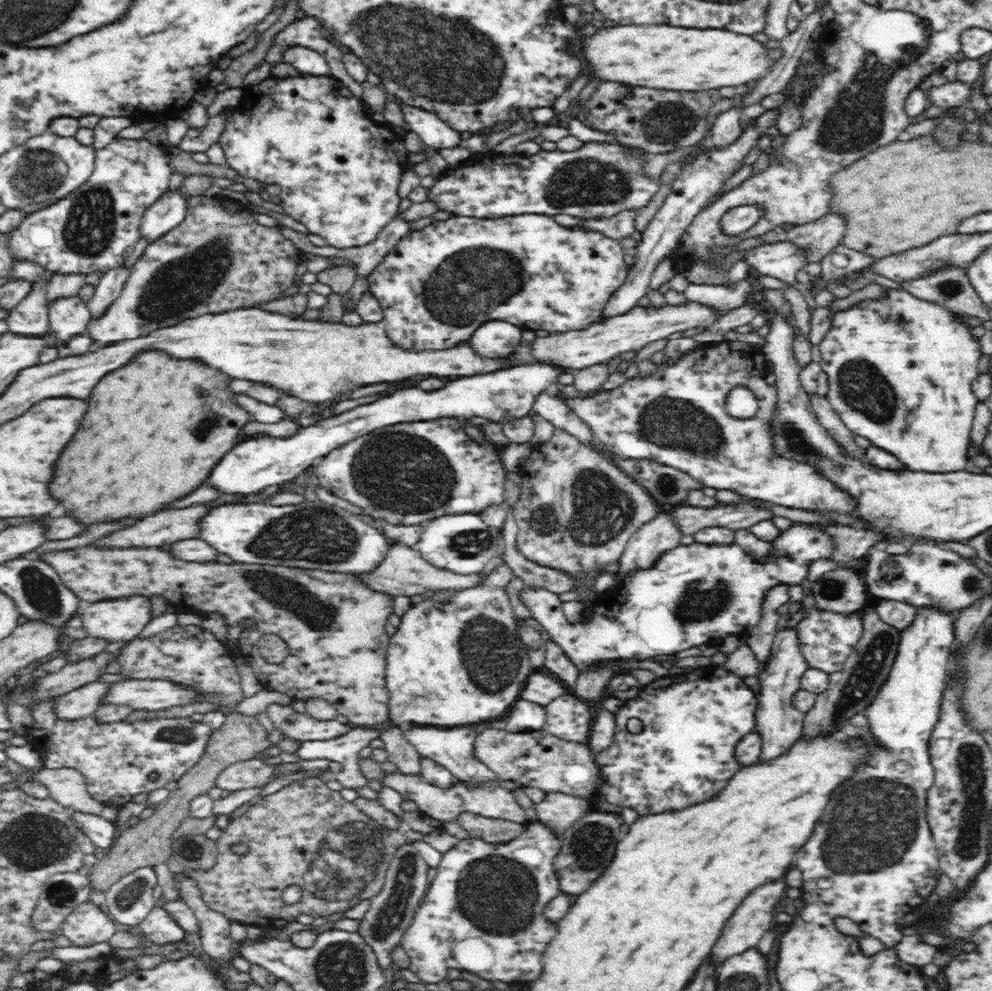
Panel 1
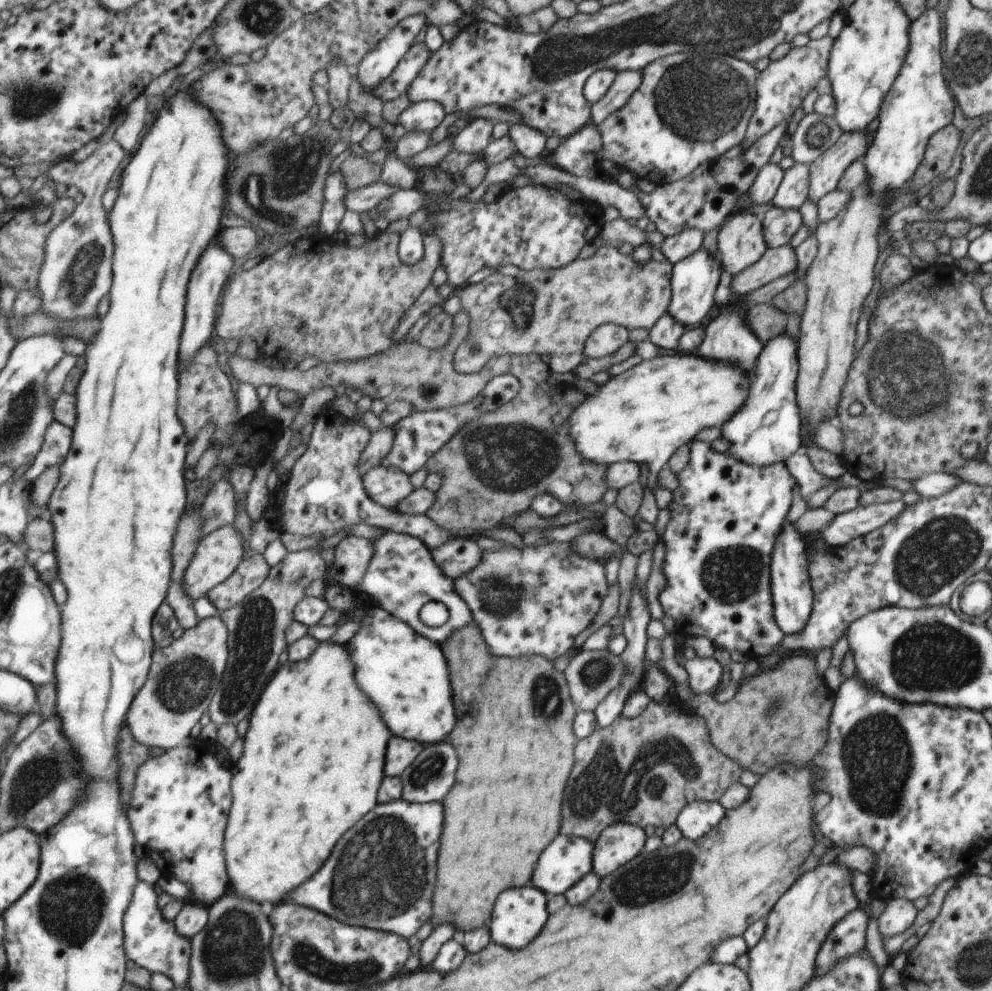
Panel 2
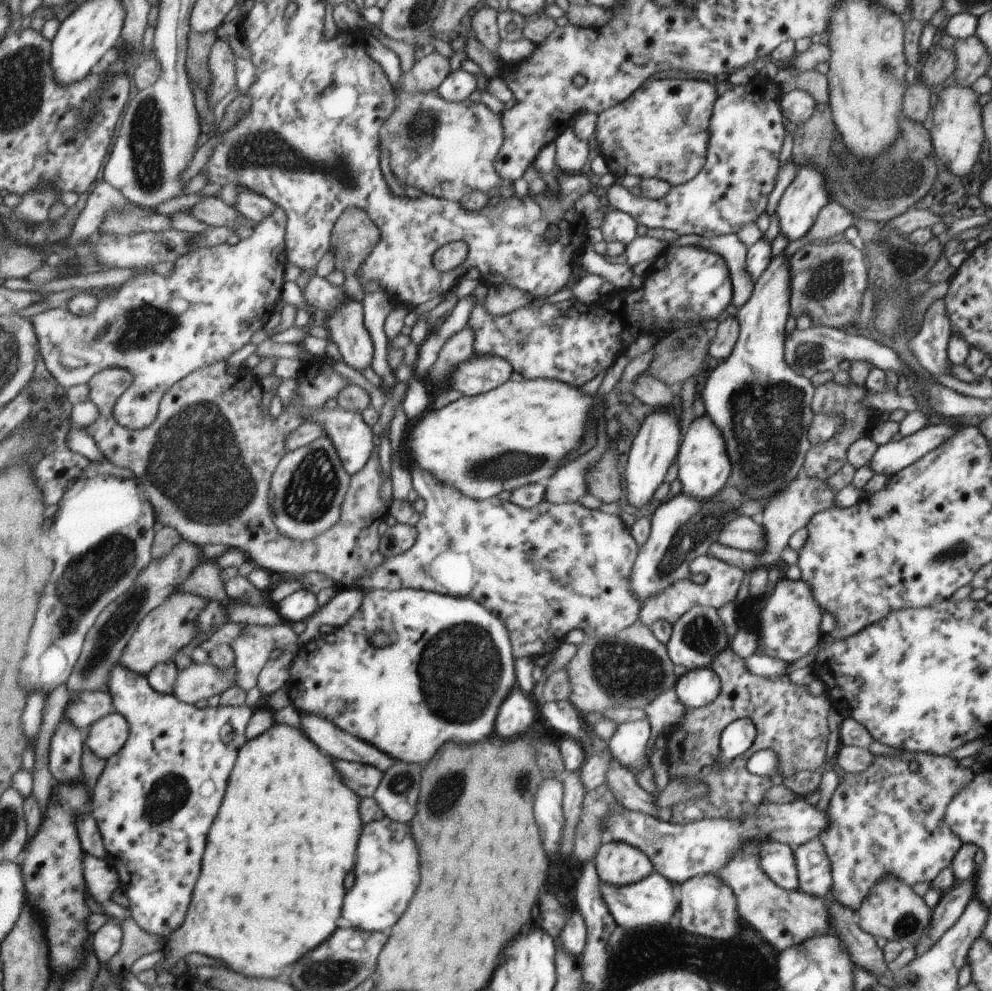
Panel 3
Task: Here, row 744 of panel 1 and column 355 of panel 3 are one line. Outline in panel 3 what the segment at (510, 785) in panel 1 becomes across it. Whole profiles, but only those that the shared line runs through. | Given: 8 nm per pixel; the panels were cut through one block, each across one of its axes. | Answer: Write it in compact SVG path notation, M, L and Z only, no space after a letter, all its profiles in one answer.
M339 405L332 410L315 411L310 421L321 422L327 428L350 476L363 470L376 446L373 430L361 413L343 410Z

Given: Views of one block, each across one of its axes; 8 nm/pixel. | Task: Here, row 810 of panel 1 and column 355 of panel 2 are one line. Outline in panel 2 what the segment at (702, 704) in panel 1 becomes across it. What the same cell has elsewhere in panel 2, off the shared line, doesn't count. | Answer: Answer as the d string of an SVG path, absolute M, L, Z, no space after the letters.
M369 605L366 610L367 616L364 622L360 623L360 630L349 642L347 647L349 652L356 652L356 664L360 664L360 684L364 684L364 692L368 692L368 696L372 696L372 700L376 700L376 704L380 704L380 708L384 708L384 716L388 716L388 728L392 728L396 732L396 736L408 736L408 740L418 740L422 744L442 744L444 740L448 740L448 736L452 736L452 732L456 732L456 724L460 724L460 708L456 708L456 690L452 688L452 680L450 676L451 666L444 652L443 644L438 644L427 636L420 636L421 632L412 630L408 624L404 624L399 618L392 616L387 610L380 608L378 605Z

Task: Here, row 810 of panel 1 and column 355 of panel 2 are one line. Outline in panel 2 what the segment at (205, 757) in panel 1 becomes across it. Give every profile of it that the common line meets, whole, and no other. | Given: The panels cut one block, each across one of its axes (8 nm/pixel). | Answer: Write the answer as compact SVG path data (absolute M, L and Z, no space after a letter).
M349 155L341 166L345 174L348 190L359 189L380 179L382 164L374 163L364 156Z

